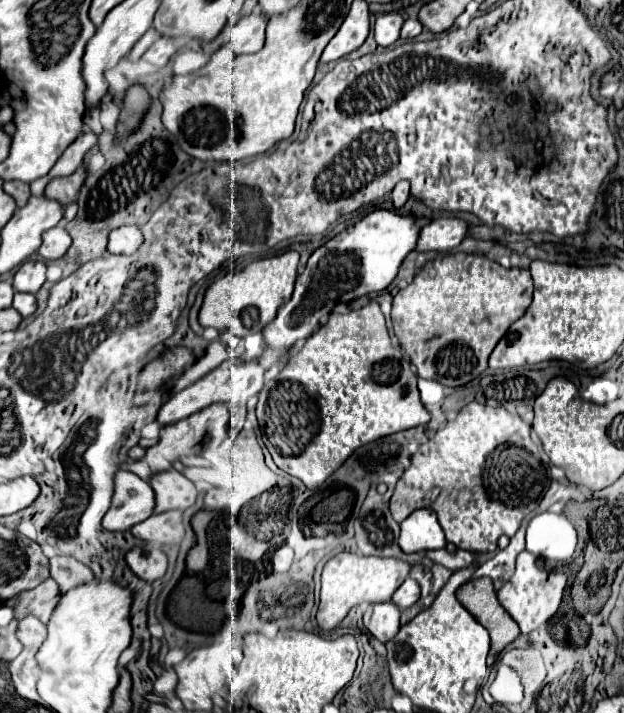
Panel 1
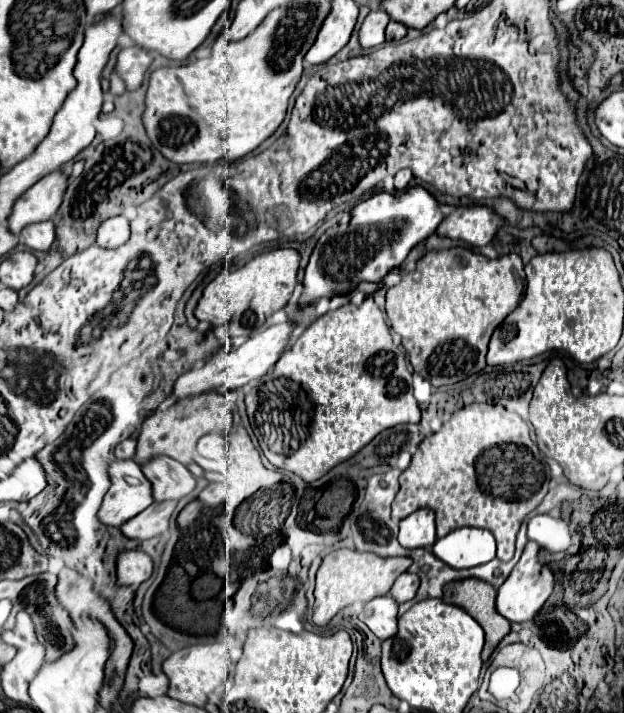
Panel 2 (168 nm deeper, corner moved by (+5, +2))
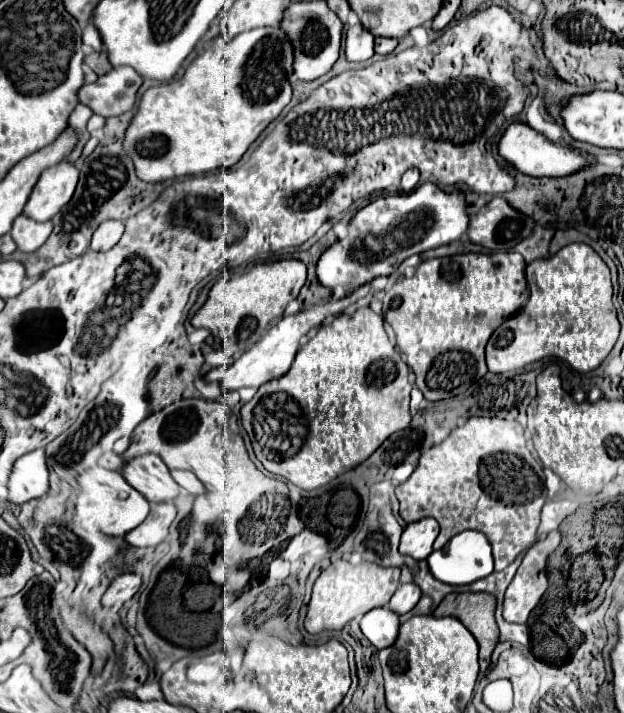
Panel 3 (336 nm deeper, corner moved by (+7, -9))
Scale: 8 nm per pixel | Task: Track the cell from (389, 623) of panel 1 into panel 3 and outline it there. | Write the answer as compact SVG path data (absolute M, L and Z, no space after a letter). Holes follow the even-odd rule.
M378 607L368 611L362 621L360 621L360 629L366 635L366 639L376 647L376 649L384 649L390 647L396 637L398 637L398 615L394 611L390 611L388 607Z

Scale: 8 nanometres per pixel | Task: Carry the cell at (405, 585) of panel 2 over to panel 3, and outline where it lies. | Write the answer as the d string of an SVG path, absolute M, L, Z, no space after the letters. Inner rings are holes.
M408 583L408 585L400 585L398 587L398 591L392 595L392 599L390 599L390 603L388 603L388 607L392 609L392 611L396 611L398 615L402 615L402 613L408 613L410 609L414 609L416 607L416 603L420 601L420 587L416 587L414 583Z

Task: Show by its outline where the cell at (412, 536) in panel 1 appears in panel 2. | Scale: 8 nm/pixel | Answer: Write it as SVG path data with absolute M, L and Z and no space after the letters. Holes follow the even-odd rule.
M422 508L400 522L398 542L404 548L430 548L436 542L434 512Z

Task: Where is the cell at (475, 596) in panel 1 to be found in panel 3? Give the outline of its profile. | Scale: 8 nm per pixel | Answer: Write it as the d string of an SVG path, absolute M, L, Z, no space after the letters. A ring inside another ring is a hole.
M463 592L448 594L433 611L435 617L455 617L478 639L480 665L484 671L490 667L490 655L498 643L498 625L494 621L494 609L496 609L494 595ZM451 601L454 603L452 609L448 605Z

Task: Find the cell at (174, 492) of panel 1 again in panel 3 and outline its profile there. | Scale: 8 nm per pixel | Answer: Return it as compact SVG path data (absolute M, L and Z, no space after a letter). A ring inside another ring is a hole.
M152 453L128 461L122 475L150 503L170 503L182 493L182 487L172 479L166 463Z

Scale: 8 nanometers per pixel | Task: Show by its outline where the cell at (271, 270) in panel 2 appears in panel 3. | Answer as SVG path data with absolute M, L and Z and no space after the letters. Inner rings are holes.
M296 259L274 261L274 263L258 263L248 273L240 277L230 277L226 281L218 281L204 307L192 317L194 327L204 327L212 331L216 339L222 341L222 349L234 357L242 353L246 347L254 345L268 333L270 325L282 319L284 307L298 297L306 281L306 265ZM242 323L242 329L238 329Z

